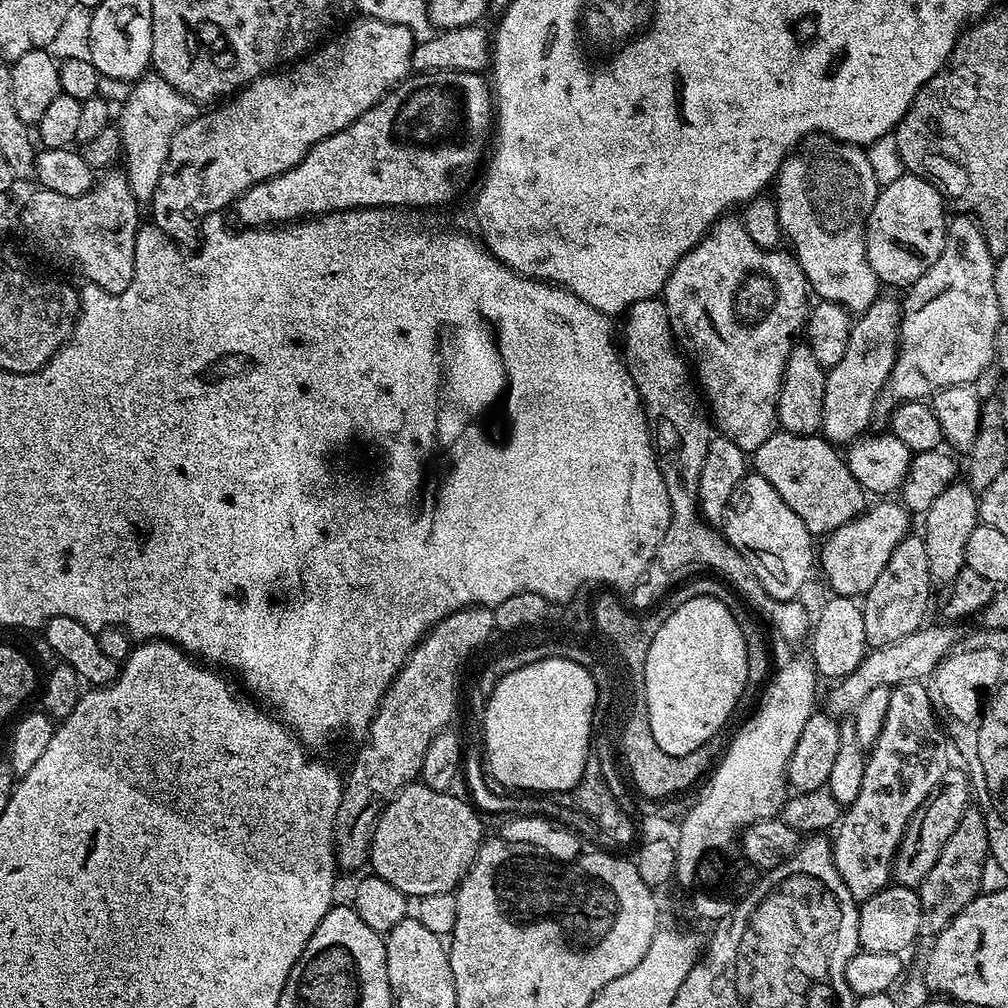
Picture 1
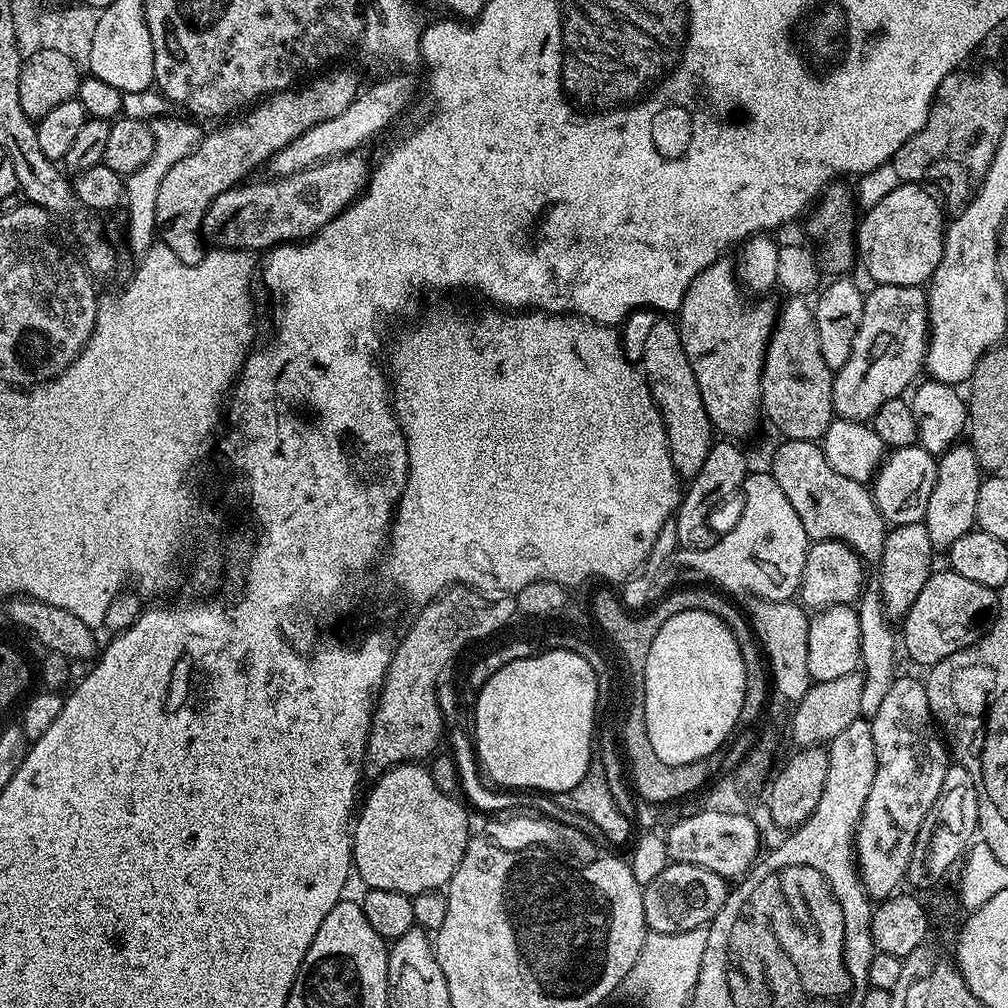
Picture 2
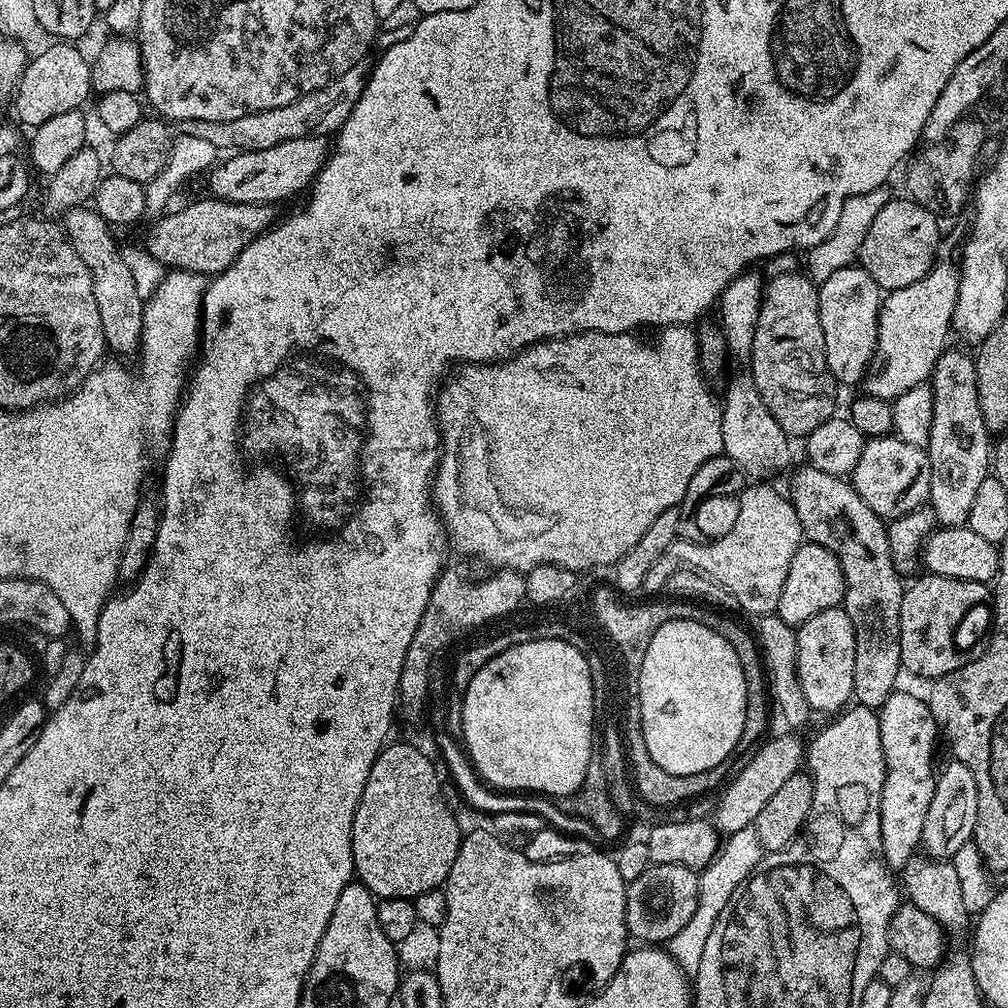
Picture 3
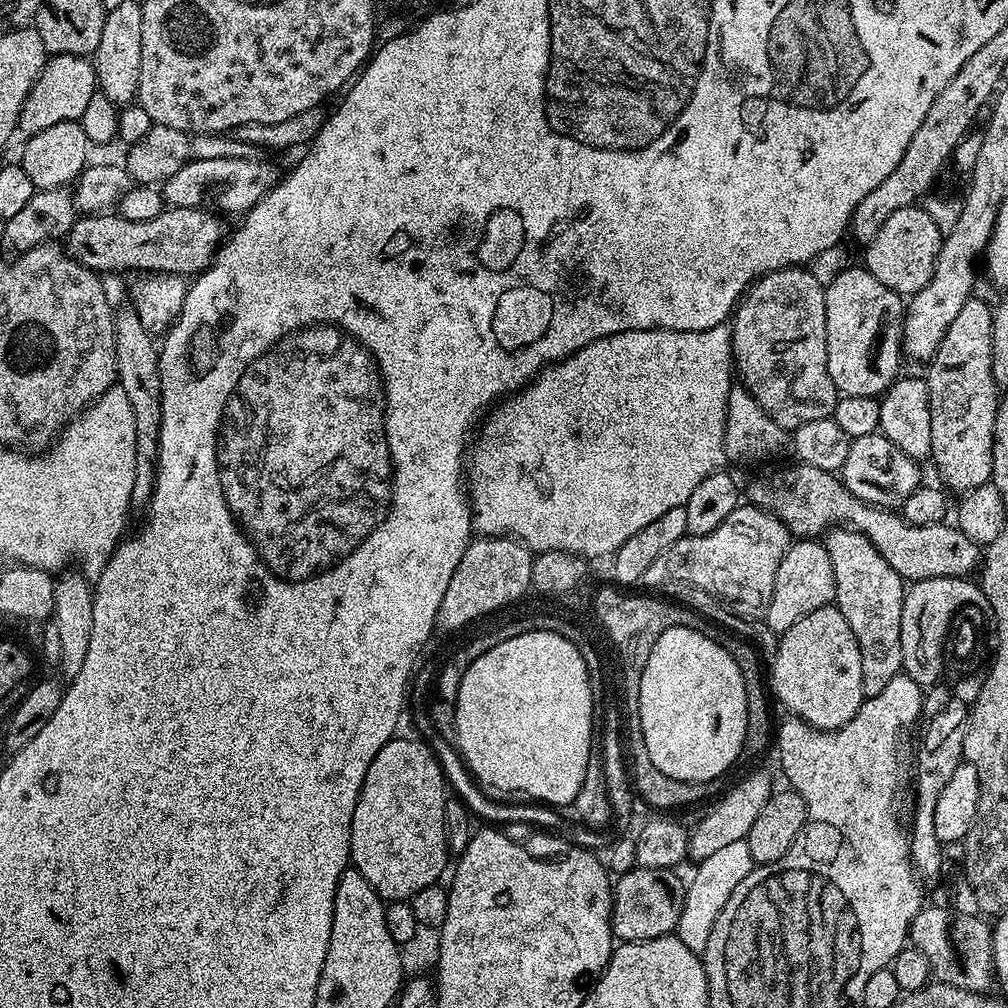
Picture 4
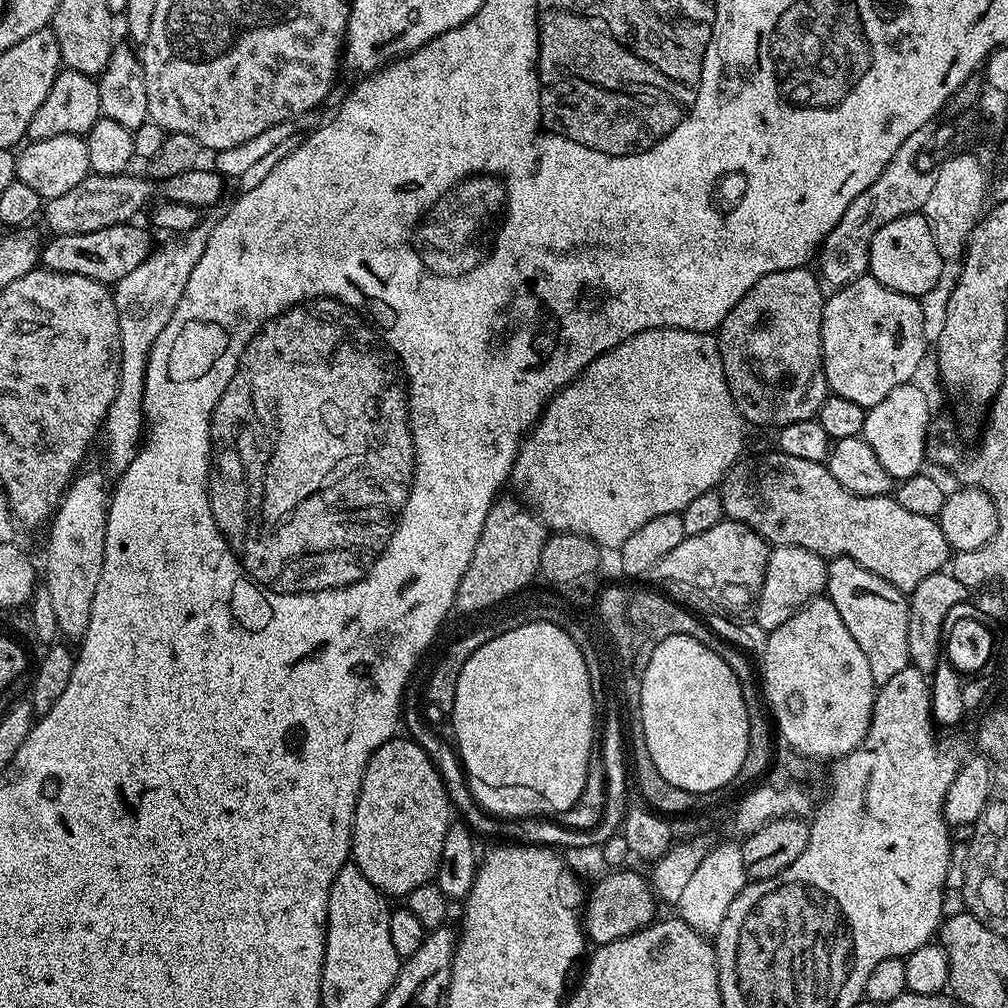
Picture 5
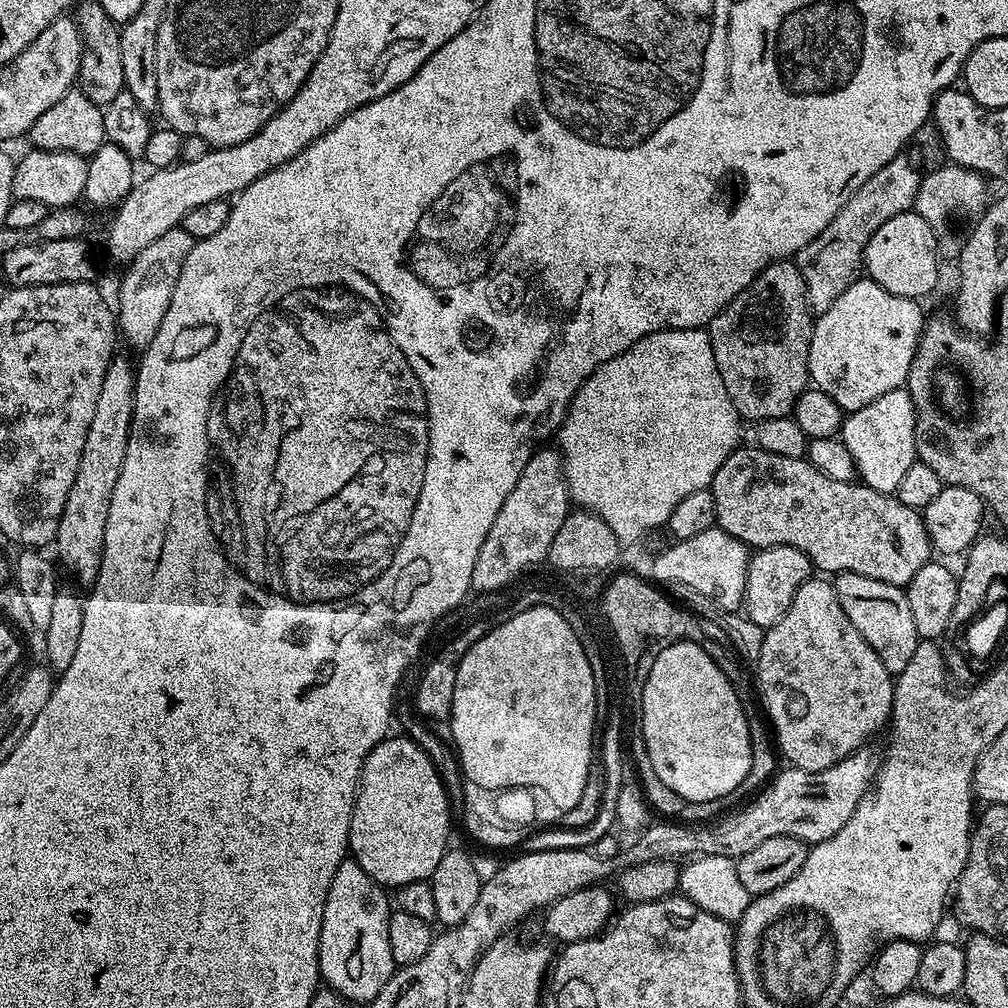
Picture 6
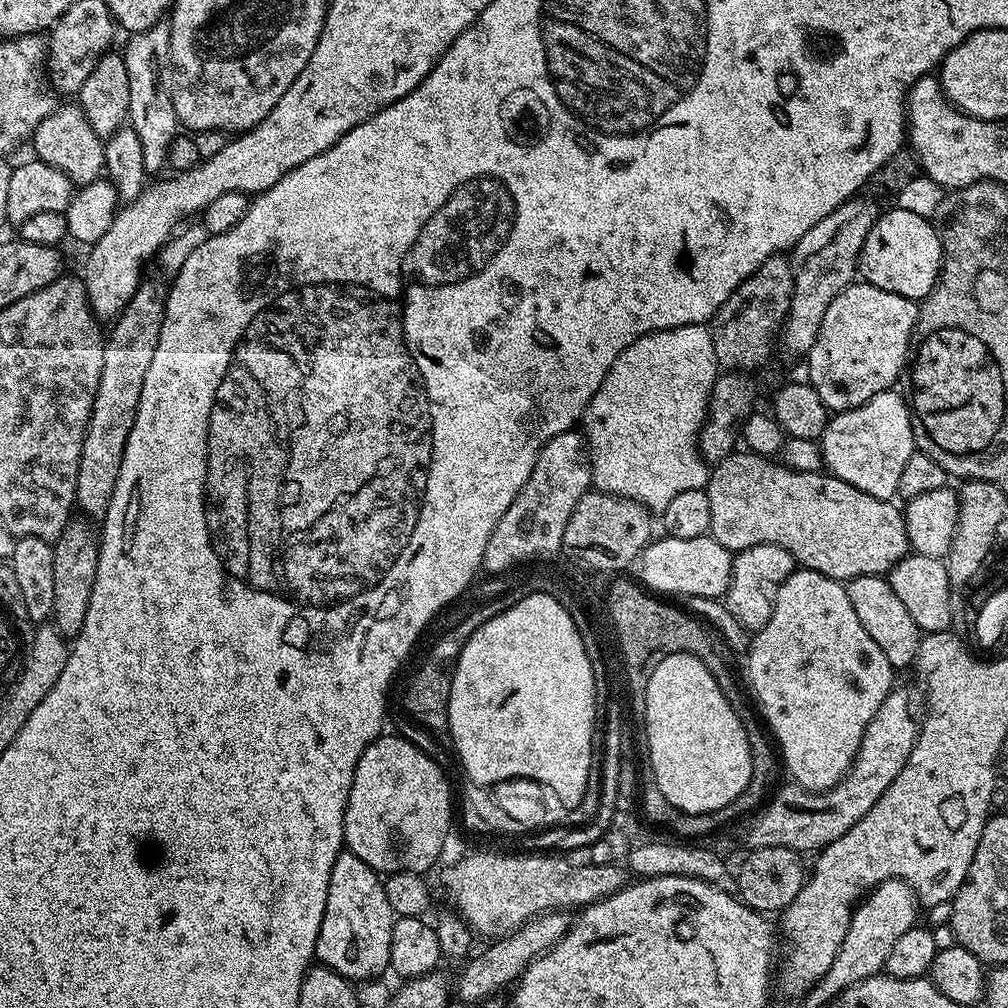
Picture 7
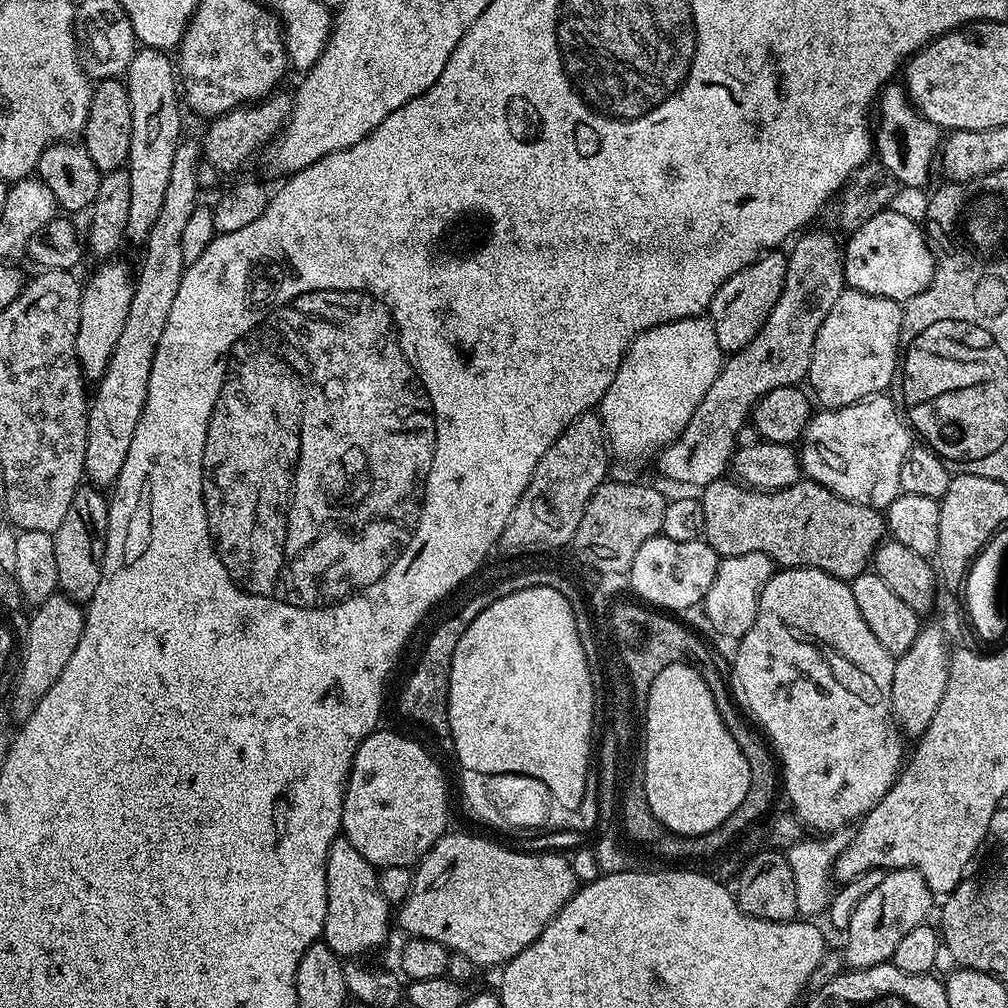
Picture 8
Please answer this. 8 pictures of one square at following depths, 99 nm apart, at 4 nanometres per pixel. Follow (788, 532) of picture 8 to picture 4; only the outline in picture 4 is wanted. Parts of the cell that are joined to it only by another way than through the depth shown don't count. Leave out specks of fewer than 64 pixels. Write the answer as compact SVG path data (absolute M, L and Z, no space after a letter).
M791 462L785 468L780 468L777 472L772 472L769 476L760 476L757 480L752 480L746 484L747 503L753 504L755 508L761 508L776 516L788 527L788 531L796 538L816 538L833 528L853 528L856 532L861 532L894 566L897 574L906 582L914 580L925 580L926 578L942 578L943 576L963 576L971 577L979 569L982 563L982 548L966 534L962 534L959 528L948 522L938 524L911 524L906 522L903 516L887 508L875 508L873 504L867 504L852 496L850 490L844 485L843 480L835 472L818 470L818 466Z

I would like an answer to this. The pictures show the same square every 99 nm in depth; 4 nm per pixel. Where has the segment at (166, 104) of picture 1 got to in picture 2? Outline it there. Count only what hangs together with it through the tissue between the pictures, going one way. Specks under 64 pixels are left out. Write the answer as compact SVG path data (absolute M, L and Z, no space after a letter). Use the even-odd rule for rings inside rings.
M174 114L160 116L151 121L150 127L154 134L154 154L152 160L142 166L142 170L134 170L134 174L126 177L124 182L124 204L128 208L128 248L136 255L136 258L143 258L152 245L158 240L158 217L162 197L160 187L162 178L174 170L177 162L182 162L191 154L202 139L202 131L191 119L179 120ZM189 120L189 121L188 121ZM157 232L157 236L156 236Z

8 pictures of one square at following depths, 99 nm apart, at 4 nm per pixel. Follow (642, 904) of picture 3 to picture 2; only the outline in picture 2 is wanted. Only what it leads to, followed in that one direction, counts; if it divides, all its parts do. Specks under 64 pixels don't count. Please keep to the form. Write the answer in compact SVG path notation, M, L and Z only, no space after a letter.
M671 862L645 885L643 906L648 927L658 933L684 933L707 927L717 916L729 891L729 881L723 876L692 863Z

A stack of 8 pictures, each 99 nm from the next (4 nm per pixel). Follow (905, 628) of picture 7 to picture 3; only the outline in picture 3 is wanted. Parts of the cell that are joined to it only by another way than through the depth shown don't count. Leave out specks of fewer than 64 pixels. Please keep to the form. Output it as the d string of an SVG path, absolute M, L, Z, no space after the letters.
M803 466L792 476L792 492L790 499L798 514L800 524L804 528L804 540L830 550L838 558L844 574L844 613L850 618L856 635L856 653L854 654L854 686L852 695L861 709L879 710L890 698L897 687L896 679L902 676L900 667L900 615L902 614L902 598L906 587L901 573L894 570L894 562L890 558L890 542L885 521L852 489L851 483L843 476L826 474L826 470L818 470L811 466Z

